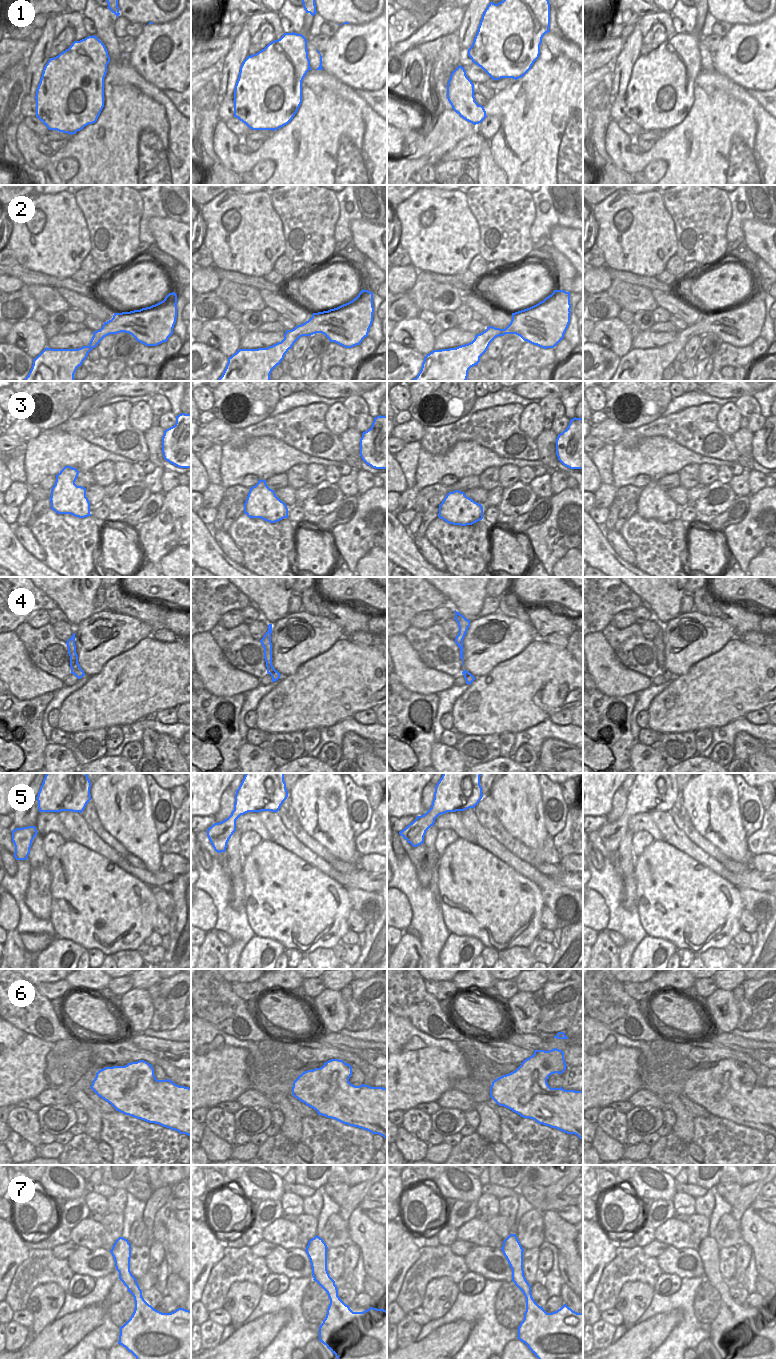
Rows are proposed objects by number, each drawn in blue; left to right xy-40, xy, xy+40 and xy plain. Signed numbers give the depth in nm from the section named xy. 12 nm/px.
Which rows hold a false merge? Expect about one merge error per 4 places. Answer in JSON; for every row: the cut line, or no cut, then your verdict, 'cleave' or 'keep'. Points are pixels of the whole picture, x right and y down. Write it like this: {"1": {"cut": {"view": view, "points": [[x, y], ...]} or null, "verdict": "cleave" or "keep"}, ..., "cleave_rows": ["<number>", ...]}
{"1": {"cut": null, "verdict": "keep"}, "2": {"cut": null, "verdict": "keep"}, "3": {"cut": null, "verdict": "keep"}, "4": {"cut": {"view": "xy", "points": [[270, 632], [263, 641], [263, 647]]}, "verdict": "cleave"}, "5": {"cut": null, "verdict": "keep"}, "6": {"cut": null, "verdict": "keep"}, "7": {"cut": null, "verdict": "keep"}, "cleave_rows": ["4"]}

